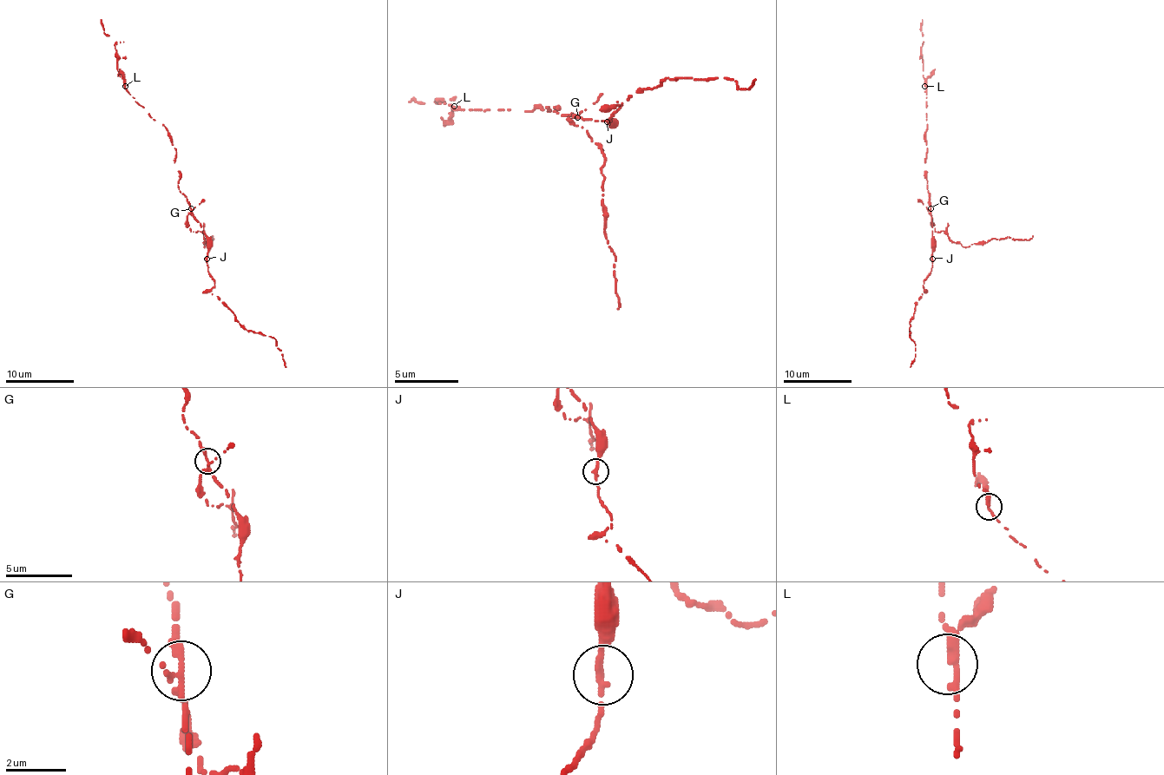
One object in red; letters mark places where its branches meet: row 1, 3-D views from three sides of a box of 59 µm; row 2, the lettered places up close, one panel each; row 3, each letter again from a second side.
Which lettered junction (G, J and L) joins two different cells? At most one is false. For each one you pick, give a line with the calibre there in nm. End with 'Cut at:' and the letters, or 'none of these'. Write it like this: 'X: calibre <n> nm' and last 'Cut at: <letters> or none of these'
G: calibre 220 nm
Cut at: G

